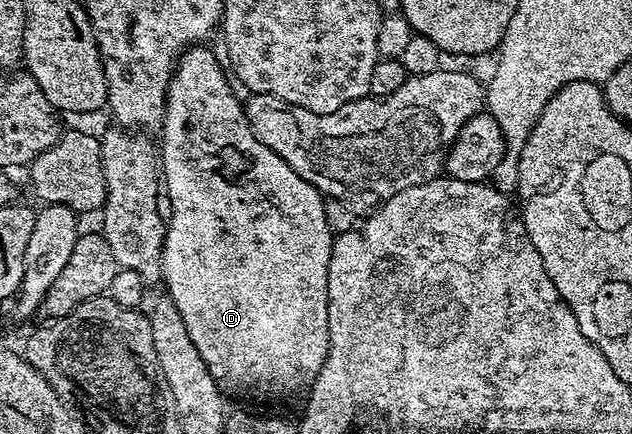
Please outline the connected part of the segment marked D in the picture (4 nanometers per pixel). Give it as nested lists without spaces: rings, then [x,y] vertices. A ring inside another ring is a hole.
[[[194,44],[181,55],[181,59],[177,62],[177,67],[173,69],[173,79],[169,85],[169,91],[165,97],[165,121],[162,123],[160,132],[161,140],[159,139],[160,153],[160,169],[163,171],[163,186],[171,196],[172,211],[171,218],[167,221],[168,230],[165,236],[165,246],[162,248],[162,270],[161,278],[163,282],[169,285],[167,290],[168,295],[173,299],[176,307],[180,310],[180,315],[184,318],[184,323],[187,324],[187,330],[193,339],[195,346],[199,348],[199,354],[203,356],[206,364],[209,365],[209,371],[214,380],[222,391],[229,390],[246,390],[249,394],[274,394],[277,398],[289,398],[292,394],[308,391],[315,379],[319,376],[319,372],[323,368],[323,364],[327,360],[327,352],[329,351],[329,321],[327,320],[327,268],[331,264],[331,248],[333,247],[334,235],[327,228],[327,215],[324,214],[325,198],[320,190],[316,190],[314,186],[307,180],[303,180],[303,176],[299,176],[299,172],[295,172],[295,168],[291,168],[291,164],[287,164],[287,160],[283,160],[271,148],[267,148],[267,144],[263,144],[255,136],[255,132],[251,128],[251,124],[245,115],[245,107],[242,99],[237,96],[230,82],[230,75],[227,73],[226,67],[221,66],[214,51],[205,44]]]

